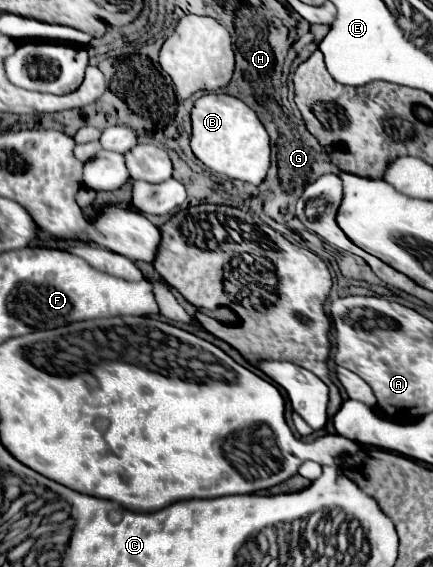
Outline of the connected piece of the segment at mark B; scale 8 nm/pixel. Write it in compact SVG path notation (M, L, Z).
M208 93L196 99L192 109L194 155L218 175L260 185L270 167L270 137L258 115L240 99L226 93Z

